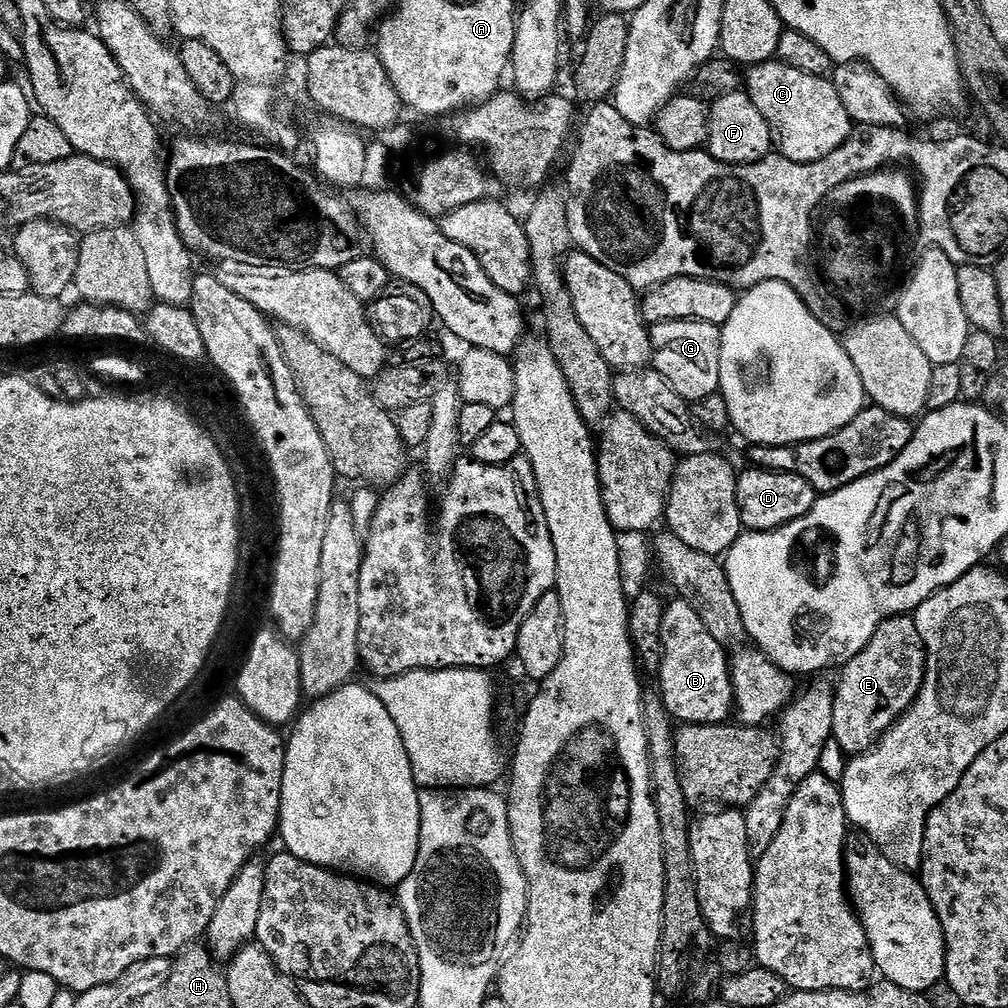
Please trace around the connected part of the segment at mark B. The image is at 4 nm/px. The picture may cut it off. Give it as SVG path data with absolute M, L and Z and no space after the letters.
M672 598L667 601L664 617L662 618L662 662L658 679L658 691L664 700L664 709L668 711L673 721L680 724L723 724L729 719L728 715L733 715L736 707L736 691L732 685L732 672L730 669L730 656L725 645L718 642L702 626L702 618L698 618L698 613L694 611L694 606L690 602L679 598Z

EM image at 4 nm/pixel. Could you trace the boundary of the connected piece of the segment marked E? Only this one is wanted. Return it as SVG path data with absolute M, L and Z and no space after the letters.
M911 615L891 616L878 630L874 638L839 673L840 681L834 684L834 726L832 739L842 746L849 757L859 756L875 748L886 732L896 725L897 720L908 711L918 698L924 681L924 643L918 634L918 626Z

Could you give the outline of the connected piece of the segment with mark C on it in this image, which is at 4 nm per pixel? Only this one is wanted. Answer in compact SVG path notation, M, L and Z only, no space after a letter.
M773 58L764 64L753 64L747 69L746 91L754 106L758 106L762 118L766 118L779 155L794 162L818 162L818 158L826 158L826 154L838 150L838 146L842 146L842 142L846 142L852 133L854 122L846 106L842 106L842 98L838 98L838 90L828 76L802 74L802 70L794 70L794 66L786 66Z

